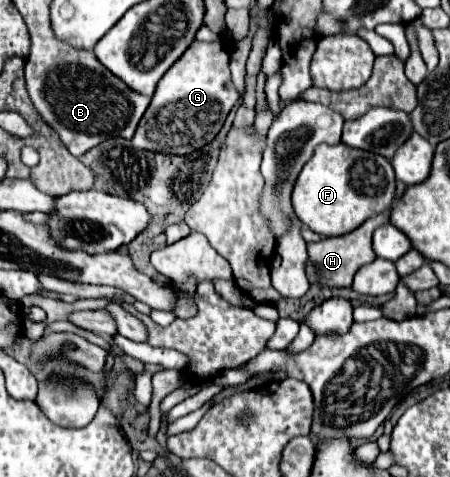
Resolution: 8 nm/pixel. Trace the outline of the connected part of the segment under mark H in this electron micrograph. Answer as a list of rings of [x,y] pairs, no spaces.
[[[392,208],[382,212],[382,216],[372,216],[370,220],[366,220],[366,224],[362,224],[362,228],[358,228],[354,232],[348,232],[346,236],[322,238],[320,242],[310,242],[308,244],[310,258],[308,258],[308,264],[306,264],[308,280],[312,284],[320,284],[320,286],[328,286],[328,288],[332,288],[332,286],[350,286],[358,268],[376,260],[376,254],[372,250],[372,234],[374,234],[376,228],[380,228],[382,224],[388,222],[390,212],[392,212]]]

